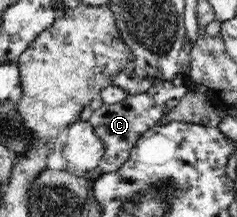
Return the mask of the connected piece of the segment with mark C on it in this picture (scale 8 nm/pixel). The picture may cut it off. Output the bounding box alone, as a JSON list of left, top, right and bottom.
[89,76,189,173]

